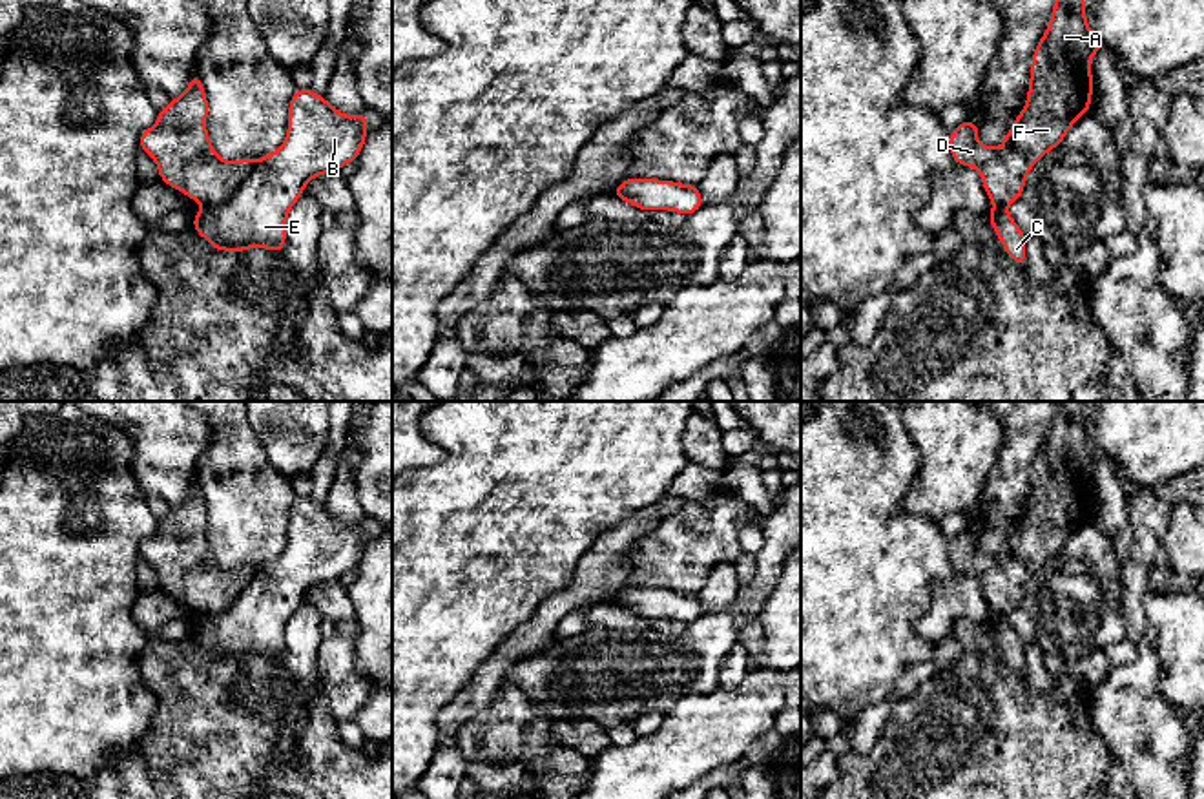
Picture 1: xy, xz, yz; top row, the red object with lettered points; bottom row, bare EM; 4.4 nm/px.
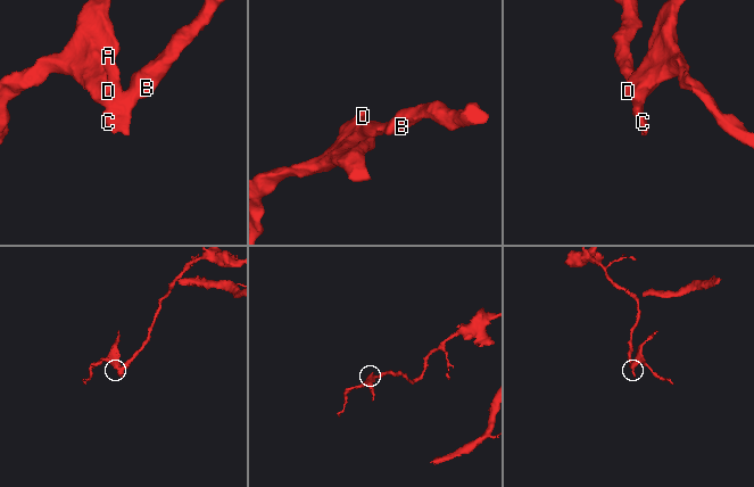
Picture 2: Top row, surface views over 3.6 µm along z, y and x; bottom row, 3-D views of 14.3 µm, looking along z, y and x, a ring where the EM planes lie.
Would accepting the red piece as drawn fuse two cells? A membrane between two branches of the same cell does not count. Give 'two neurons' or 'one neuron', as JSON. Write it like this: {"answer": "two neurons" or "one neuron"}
{"answer": "two neurons"}

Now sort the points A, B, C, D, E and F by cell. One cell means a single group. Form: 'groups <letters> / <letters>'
groups A D F / B C E

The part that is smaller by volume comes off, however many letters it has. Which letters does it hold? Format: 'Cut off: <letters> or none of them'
Cut off: A, D, F

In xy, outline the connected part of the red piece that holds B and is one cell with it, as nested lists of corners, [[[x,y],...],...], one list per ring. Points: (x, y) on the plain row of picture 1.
[[[297,498],[281,556],[255,571],[228,609],[193,626],[197,642],[221,660],[254,655],[283,660],[286,622],[306,591],[356,569],[367,538],[365,522],[343,524],[312,498]]]

